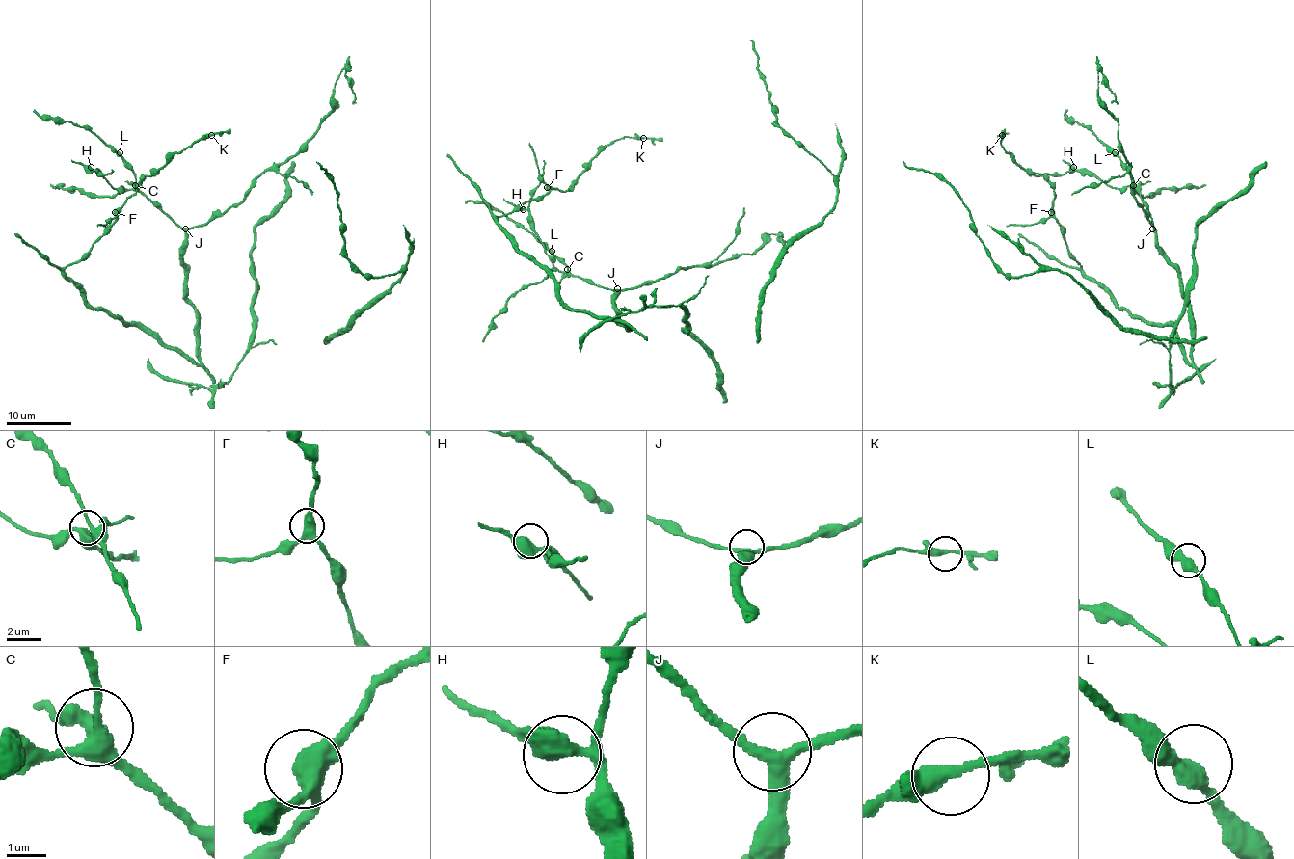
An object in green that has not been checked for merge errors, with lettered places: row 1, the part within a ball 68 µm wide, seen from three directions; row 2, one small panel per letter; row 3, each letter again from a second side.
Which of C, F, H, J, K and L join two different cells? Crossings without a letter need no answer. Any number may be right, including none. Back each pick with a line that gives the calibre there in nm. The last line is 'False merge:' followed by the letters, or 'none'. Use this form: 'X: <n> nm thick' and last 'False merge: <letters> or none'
False merge: none

